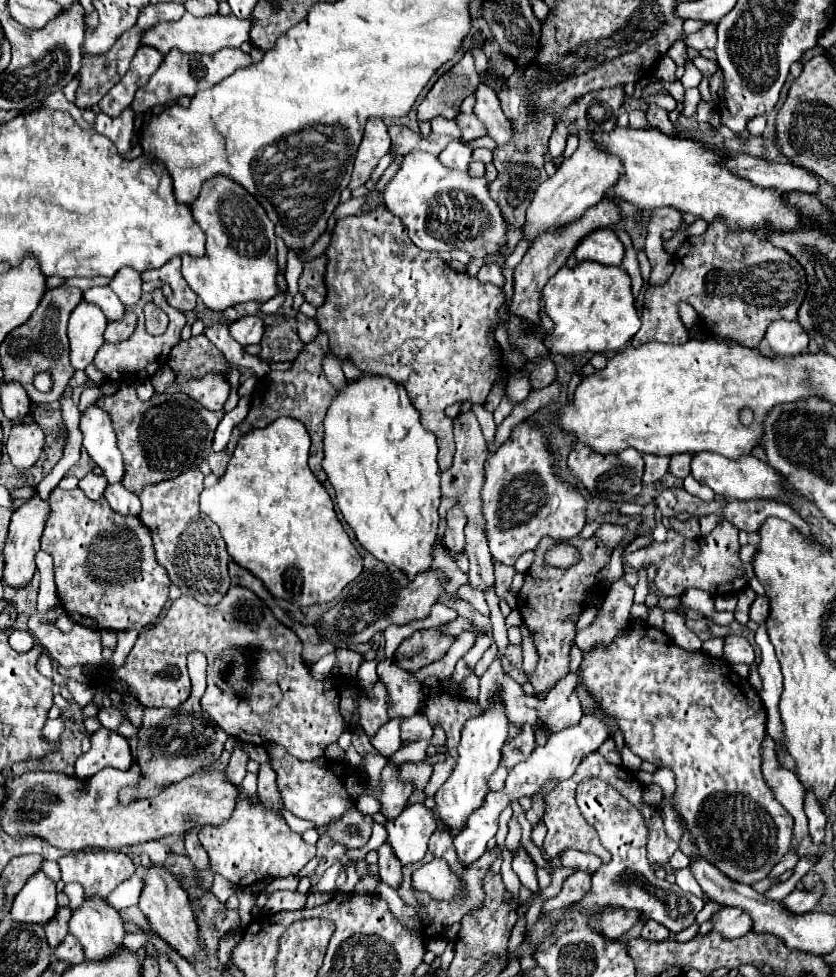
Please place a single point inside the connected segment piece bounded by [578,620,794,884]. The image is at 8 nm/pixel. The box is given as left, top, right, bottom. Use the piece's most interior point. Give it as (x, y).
(715, 751)

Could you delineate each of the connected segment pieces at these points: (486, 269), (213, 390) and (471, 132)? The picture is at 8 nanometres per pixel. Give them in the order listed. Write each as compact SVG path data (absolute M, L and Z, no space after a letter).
M486 264L486 266L482 266L476 278L480 282L490 282L490 284L494 284L498 288L504 286L504 276L502 276L502 270L500 270L498 264Z
M206 374L200 380L190 380L186 384L178 384L178 388L188 394L190 398L198 400L208 410L222 410L228 394L230 384L224 376L218 374Z
M460 112L454 120L456 120L456 124L458 124L464 140L474 140L474 138L486 136L486 128L482 126L482 122L474 114L462 114Z

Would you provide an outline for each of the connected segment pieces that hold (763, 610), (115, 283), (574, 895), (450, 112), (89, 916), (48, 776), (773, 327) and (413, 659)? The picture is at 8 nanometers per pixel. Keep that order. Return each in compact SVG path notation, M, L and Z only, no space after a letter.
M756 596L756 600L750 606L750 620L762 624L766 620L766 616L768 616L768 610L770 610L768 598L766 596Z
M122 268L110 282L110 288L118 294L122 304L136 304L142 294L142 278L132 268Z
M576 870L574 874L570 874L570 876L564 880L564 886L562 886L562 890L560 890L558 896L544 900L544 904L542 904L542 914L544 914L544 912L550 912L550 910L554 910L554 908L562 908L562 906L566 906L566 904L578 902L588 890L590 890L590 874L588 874L588 872L582 872L582 870Z
M468 50L452 70L448 70L436 80L426 98L420 102L418 120L432 120L434 116L454 118L462 100L470 96L478 84L480 76L474 68L474 58Z
M100 896L84 898L80 908L72 912L68 926L70 934L84 946L88 960L108 958L122 944L126 934L118 910Z
M132 764L130 770L118 772L114 768L106 768L94 774L90 780L78 780L74 776L58 774L58 772L28 772L20 778L8 778L8 798L2 810L2 828L10 836L42 836L56 848L74 852L84 848L122 848L132 844L144 844L148 840L160 840L170 834L184 834L192 828L202 826L218 826L226 822L234 810L238 800L238 788L226 782L222 772L196 772L178 784L168 784L162 792L150 800L134 800L134 804L118 804L118 792L126 788L126 784L138 784L142 780L142 772L138 772L138 764Z
M796 320L772 322L764 338L776 356L798 356L808 348L806 330Z
M438 628L414 632L410 638L406 638L398 652L394 654L394 660L408 672L418 672L422 664L432 664L448 652L450 644L454 642L452 636L442 634Z

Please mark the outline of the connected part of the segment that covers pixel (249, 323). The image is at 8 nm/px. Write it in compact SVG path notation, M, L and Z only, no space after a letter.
M246 316L230 324L230 336L242 346L258 344L264 334L264 320L260 316Z

